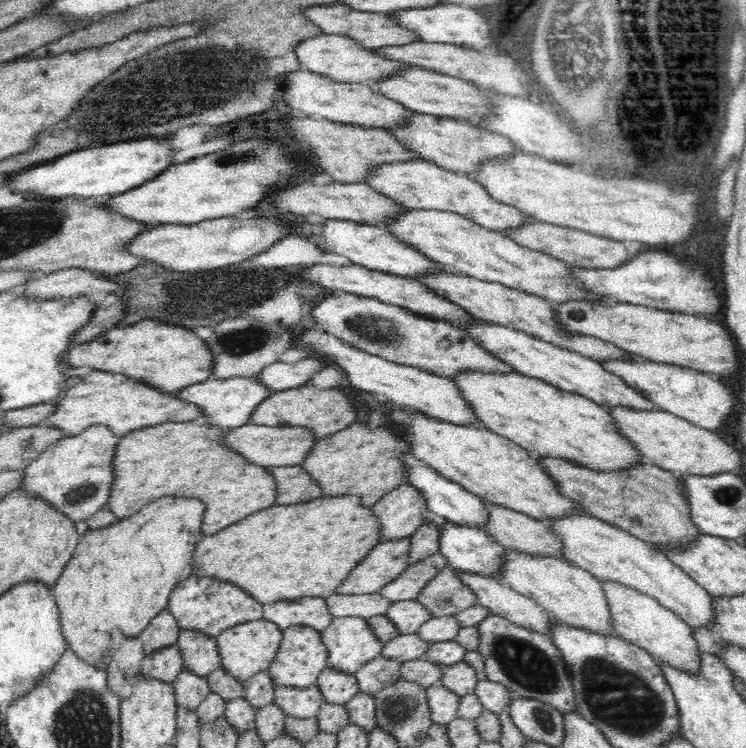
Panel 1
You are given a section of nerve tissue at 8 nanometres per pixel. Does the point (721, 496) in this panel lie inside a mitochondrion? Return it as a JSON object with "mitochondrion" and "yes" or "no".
{"mitochondrion":"yes"}

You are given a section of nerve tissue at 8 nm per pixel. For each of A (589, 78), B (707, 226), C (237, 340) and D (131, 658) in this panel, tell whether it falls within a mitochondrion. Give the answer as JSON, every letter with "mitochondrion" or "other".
{"A":"mitochondrion","B":"other","C":"mitochondrion","D":"other"}

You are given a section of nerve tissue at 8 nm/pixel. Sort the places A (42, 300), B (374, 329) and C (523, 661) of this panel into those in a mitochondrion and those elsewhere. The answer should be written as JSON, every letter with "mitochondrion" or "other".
{"A":"other","B":"mitochondrion","C":"mitochondrion"}

